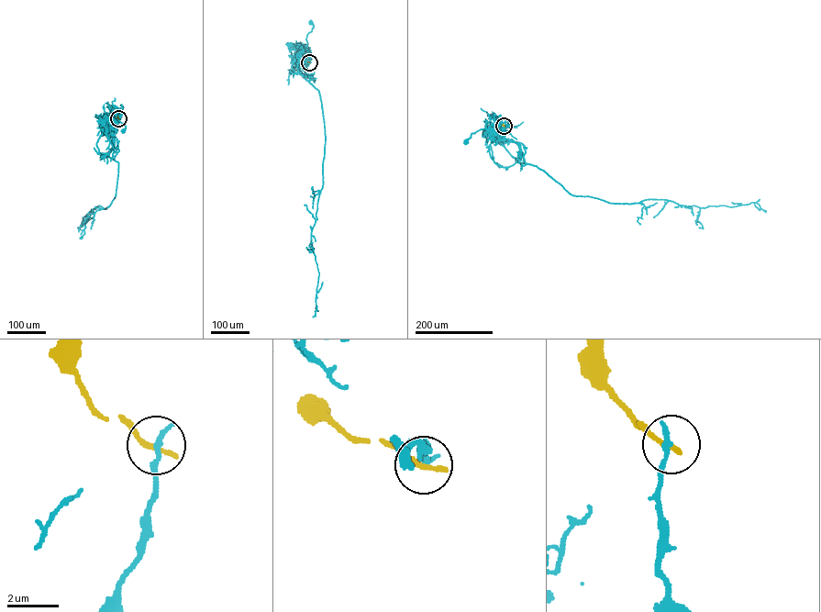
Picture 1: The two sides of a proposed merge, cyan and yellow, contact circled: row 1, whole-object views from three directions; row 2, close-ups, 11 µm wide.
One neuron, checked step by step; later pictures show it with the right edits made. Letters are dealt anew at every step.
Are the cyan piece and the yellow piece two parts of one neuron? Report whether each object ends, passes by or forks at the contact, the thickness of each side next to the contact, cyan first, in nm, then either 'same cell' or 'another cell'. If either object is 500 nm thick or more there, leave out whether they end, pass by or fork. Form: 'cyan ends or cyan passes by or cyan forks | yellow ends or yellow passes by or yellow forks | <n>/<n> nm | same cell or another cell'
cyan ends | yellow ends | 260/260 nm | another cell

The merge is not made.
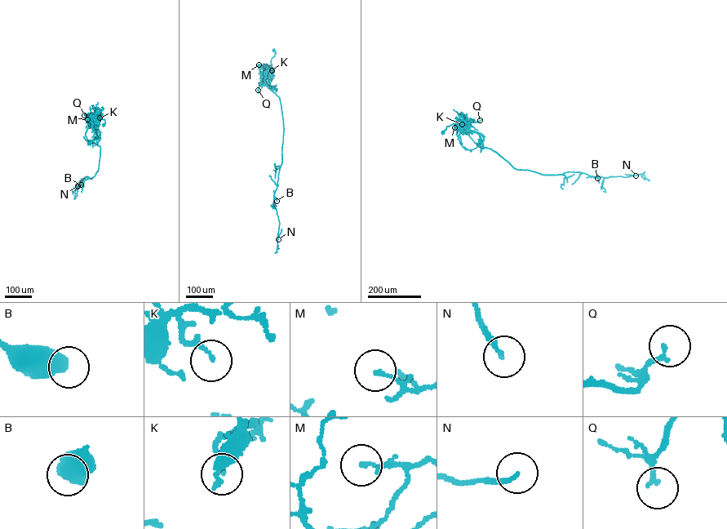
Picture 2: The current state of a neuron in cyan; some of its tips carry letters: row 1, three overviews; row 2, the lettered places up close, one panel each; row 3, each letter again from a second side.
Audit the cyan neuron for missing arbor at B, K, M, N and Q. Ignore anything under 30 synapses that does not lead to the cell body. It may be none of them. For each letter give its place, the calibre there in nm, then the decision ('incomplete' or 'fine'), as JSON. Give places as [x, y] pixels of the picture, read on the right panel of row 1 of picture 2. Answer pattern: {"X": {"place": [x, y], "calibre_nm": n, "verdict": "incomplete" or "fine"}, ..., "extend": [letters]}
{"B": {"place": [597, 178], "calibre_nm": 600, "verdict": "fine"}, "K": {"place": [462, 124], "calibre_nm": 130, "verdict": "fine"}, "M": {"place": [454, 127], "calibre_nm": 130, "verdict": "fine"}, "N": {"place": [636, 175], "calibre_nm": 180, "verdict": "fine"}, "Q": {"place": [480, 120], "calibre_nm": 170, "verdict": "fine"}, "extend": []}

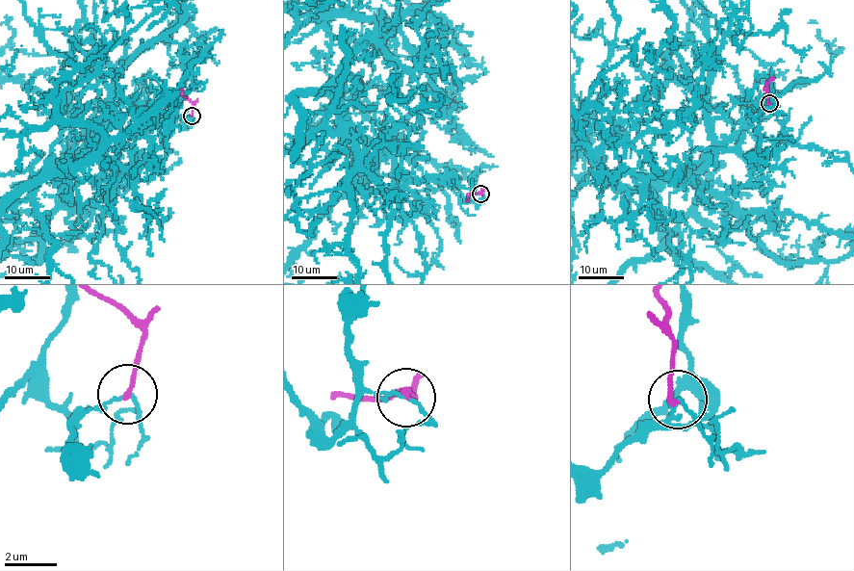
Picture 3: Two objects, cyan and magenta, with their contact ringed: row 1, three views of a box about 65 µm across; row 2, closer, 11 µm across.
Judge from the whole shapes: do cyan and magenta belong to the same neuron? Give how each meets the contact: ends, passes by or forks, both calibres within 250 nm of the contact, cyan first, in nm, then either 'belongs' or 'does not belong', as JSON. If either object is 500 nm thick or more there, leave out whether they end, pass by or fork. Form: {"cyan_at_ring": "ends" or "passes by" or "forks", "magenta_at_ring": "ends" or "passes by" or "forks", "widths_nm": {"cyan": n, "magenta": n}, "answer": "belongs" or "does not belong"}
{"cyan_at_ring": "passes by", "magenta_at_ring": "ends", "widths_nm": {"cyan": 100, "magenta": 180}, "answer": "does not belong"}

